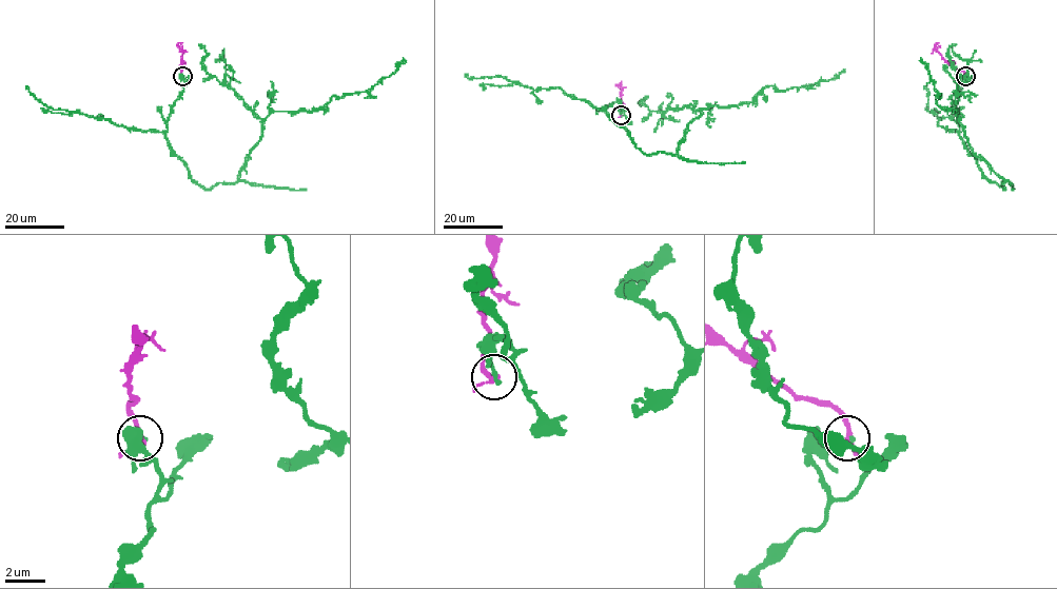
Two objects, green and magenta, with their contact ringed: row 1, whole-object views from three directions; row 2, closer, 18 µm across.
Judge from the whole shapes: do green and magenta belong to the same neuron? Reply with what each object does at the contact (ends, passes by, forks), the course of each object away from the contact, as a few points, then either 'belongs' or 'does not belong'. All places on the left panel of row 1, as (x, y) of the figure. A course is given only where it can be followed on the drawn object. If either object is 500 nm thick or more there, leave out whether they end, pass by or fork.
green ends; magenta passes by; course green (181, 76), (164, 136), (210, 190), (238, 180), (271, 112), (312, 112), (366, 92), (405, 60); course magenta (181, 76), (182, 51), (178, 44), (181, 43); does not belong

